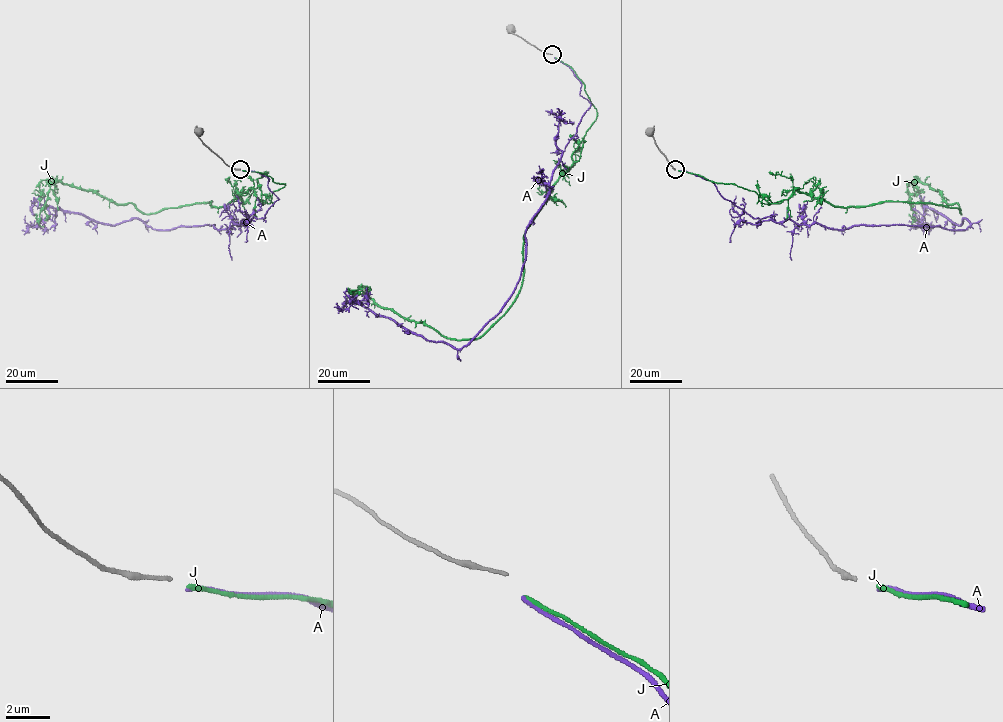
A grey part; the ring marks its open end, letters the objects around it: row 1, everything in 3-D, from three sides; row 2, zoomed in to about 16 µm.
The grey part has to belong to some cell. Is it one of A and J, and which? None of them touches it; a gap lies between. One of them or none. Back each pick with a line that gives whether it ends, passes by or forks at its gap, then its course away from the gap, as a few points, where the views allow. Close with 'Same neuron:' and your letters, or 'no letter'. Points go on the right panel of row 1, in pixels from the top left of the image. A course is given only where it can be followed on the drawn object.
Same neuron: no letter

